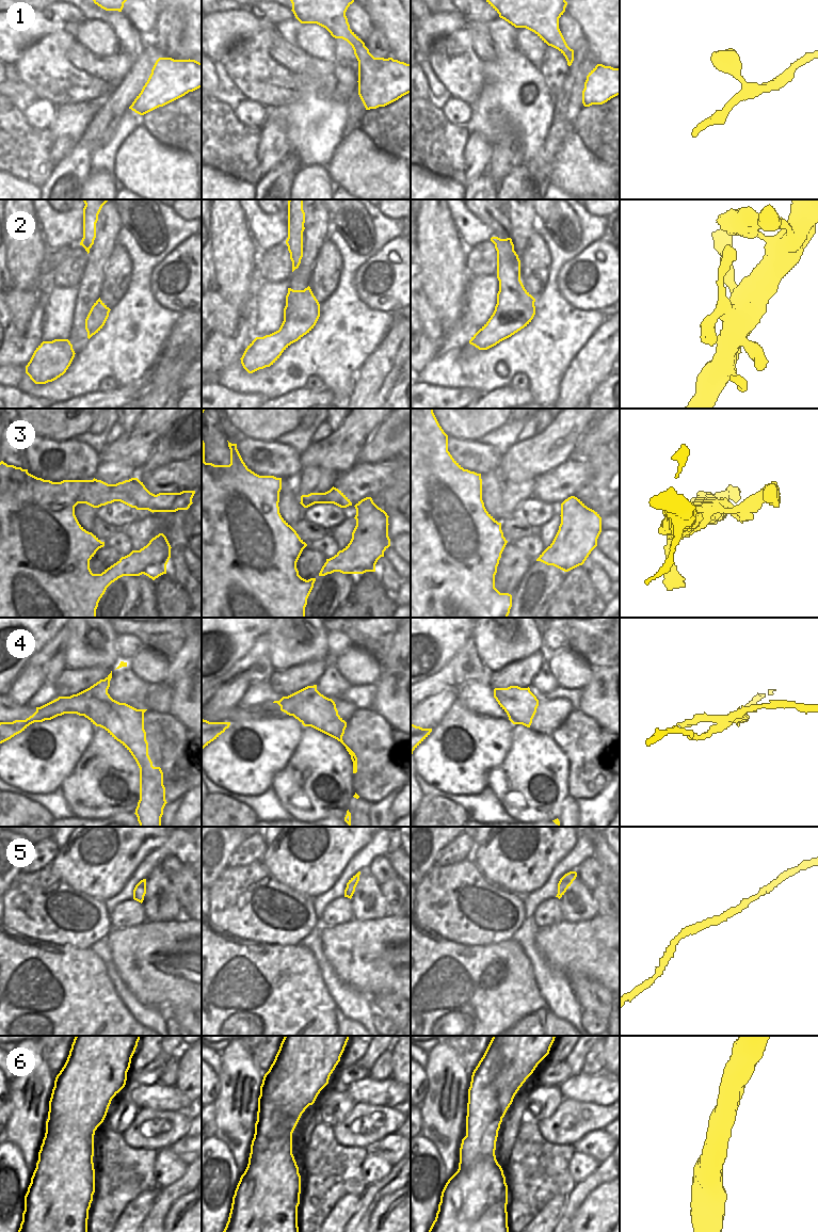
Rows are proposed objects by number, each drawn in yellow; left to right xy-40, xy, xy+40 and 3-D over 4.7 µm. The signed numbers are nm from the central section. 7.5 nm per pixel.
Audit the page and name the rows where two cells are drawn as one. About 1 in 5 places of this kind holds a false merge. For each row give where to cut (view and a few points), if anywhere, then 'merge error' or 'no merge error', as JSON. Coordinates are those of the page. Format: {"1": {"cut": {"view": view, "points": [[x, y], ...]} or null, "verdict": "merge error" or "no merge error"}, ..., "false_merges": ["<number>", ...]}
{"1": {"cut": null, "verdict": "no merge error"}, "2": {"cut": null, "verdict": "no merge error"}, "3": {"cut": null, "verdict": "no merge error"}, "4": {"cut": {"view": "xy", "points": [[317, 690], [308, 696], [295, 696], [292, 715]]}, "verdict": "merge error"}, "5": {"cut": null, "verdict": "no merge error"}, "6": {"cut": null, "verdict": "no merge error"}, "false_merges": ["4"]}

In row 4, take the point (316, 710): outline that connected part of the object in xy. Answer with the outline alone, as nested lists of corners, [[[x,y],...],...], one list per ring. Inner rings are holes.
[[[318,690],[309,697],[294,697],[293,699],[295,700],[293,717],[304,726],[311,726],[340,741],[351,755],[353,773],[356,773],[357,757],[342,740],[347,722],[338,715],[335,702]]]

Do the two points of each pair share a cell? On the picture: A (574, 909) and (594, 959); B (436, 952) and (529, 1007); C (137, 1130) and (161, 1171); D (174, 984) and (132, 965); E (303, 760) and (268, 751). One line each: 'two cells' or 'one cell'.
A: two cells
B: one cell
C: two cells
D: one cell
E: two cells

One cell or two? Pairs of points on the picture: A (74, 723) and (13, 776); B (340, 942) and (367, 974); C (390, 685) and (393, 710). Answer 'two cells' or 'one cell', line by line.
A: one cell
B: one cell
C: one cell

